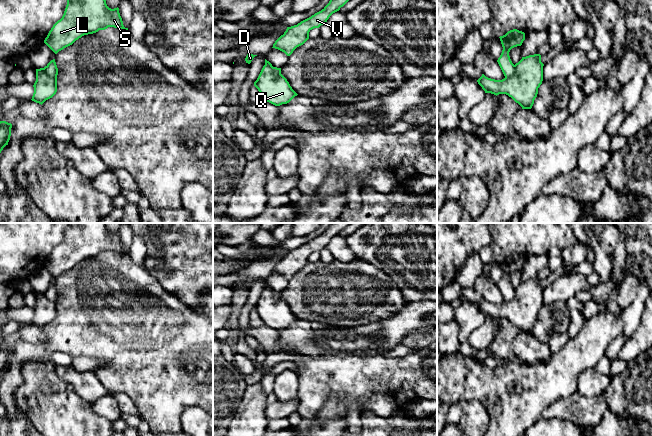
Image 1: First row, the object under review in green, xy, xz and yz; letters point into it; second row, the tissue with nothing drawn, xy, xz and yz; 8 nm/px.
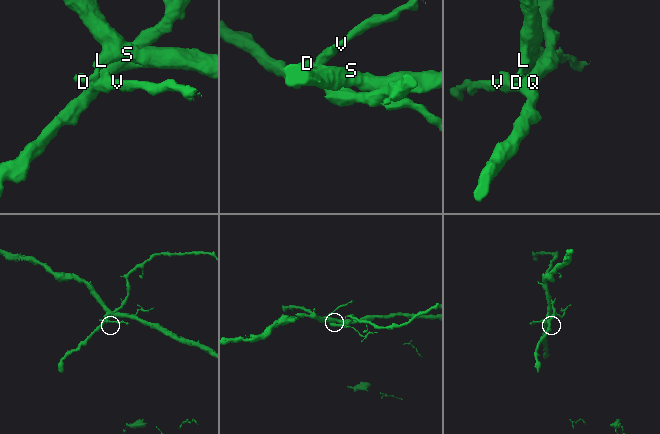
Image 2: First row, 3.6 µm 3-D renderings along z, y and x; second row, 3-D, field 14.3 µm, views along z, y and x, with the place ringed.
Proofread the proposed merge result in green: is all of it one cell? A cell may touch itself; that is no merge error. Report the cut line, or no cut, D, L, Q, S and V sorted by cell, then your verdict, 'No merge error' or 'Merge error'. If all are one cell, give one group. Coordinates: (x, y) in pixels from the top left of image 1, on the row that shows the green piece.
Split along yz (515, 65), (514, 72), (505, 77). Groups: D L S / Q V. Merge error

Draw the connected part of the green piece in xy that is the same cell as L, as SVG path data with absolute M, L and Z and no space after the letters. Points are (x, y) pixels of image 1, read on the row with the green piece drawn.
M67 0L62 18L53 25L44 43L57 54L82 36L105 30L108 27L128 30L123 25L118 7L114 9L109 8L106 0Z

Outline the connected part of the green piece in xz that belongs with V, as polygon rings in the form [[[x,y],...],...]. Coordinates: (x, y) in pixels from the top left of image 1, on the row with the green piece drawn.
[[[330,0],[329,3],[319,12],[301,21],[297,25],[287,27],[273,44],[272,48],[284,52],[290,56],[293,51],[303,45],[309,39],[309,32],[325,24],[329,17],[340,10],[349,0]]]

